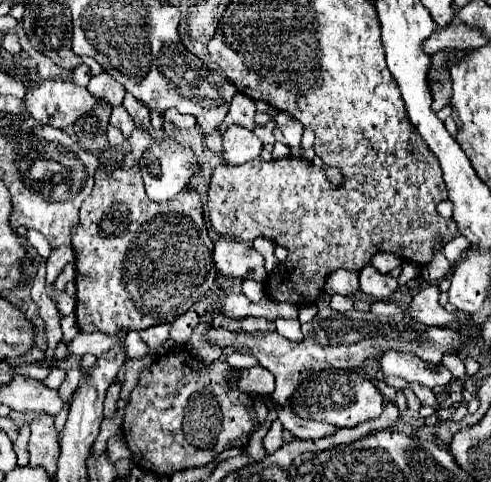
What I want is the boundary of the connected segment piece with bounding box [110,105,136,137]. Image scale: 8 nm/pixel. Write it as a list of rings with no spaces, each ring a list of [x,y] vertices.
[[[118,105],[118,107],[114,107],[112,109],[112,117],[110,117],[110,125],[114,125],[114,127],[118,127],[126,137],[134,131],[134,121],[132,121],[132,117],[128,115],[128,111],[122,107],[122,105]]]

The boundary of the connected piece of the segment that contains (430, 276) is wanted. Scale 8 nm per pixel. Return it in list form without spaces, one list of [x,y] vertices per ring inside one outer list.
[[[438,251],[438,253],[434,255],[434,261],[432,261],[432,263],[428,263],[428,265],[422,267],[422,279],[424,279],[424,283],[440,281],[440,279],[444,279],[448,273],[450,273],[450,263],[448,263],[448,259],[444,257],[442,251]]]

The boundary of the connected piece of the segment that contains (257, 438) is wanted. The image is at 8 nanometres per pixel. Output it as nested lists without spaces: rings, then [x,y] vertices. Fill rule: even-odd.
[[[270,411],[268,417],[266,417],[266,421],[252,433],[252,437],[250,437],[250,441],[248,441],[248,447],[246,447],[246,455],[248,455],[250,459],[254,459],[254,461],[262,461],[262,459],[264,459],[262,439],[264,439],[264,435],[268,433],[268,429],[270,429],[270,425],[272,425],[274,419],[276,419],[276,411]]]

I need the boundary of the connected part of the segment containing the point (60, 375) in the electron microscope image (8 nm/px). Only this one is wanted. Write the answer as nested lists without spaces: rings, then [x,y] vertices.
[[[52,367],[50,373],[48,373],[48,377],[46,377],[42,383],[44,383],[46,387],[56,389],[56,387],[60,387],[60,383],[64,381],[64,377],[66,377],[66,371],[62,371],[62,369],[58,369],[58,367]]]

